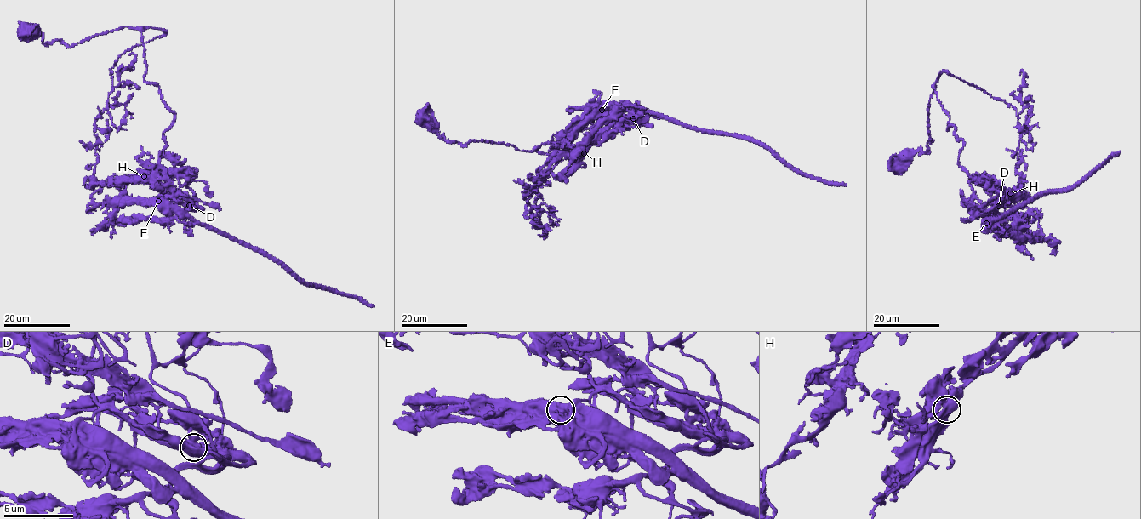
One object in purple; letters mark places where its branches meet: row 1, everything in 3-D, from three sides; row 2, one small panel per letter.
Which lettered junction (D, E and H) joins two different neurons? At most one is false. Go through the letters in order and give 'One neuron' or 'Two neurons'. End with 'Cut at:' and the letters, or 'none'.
D: One neuron
E: Two neurons
H: One neuron
Cut at: E

